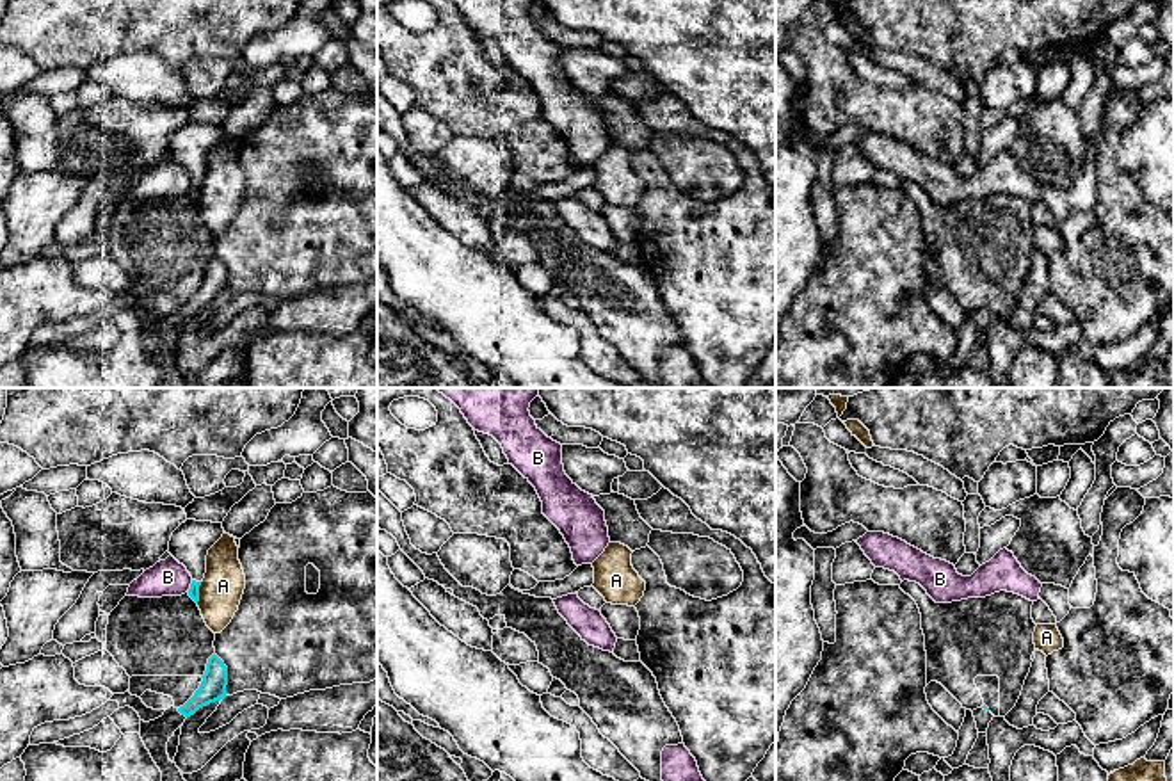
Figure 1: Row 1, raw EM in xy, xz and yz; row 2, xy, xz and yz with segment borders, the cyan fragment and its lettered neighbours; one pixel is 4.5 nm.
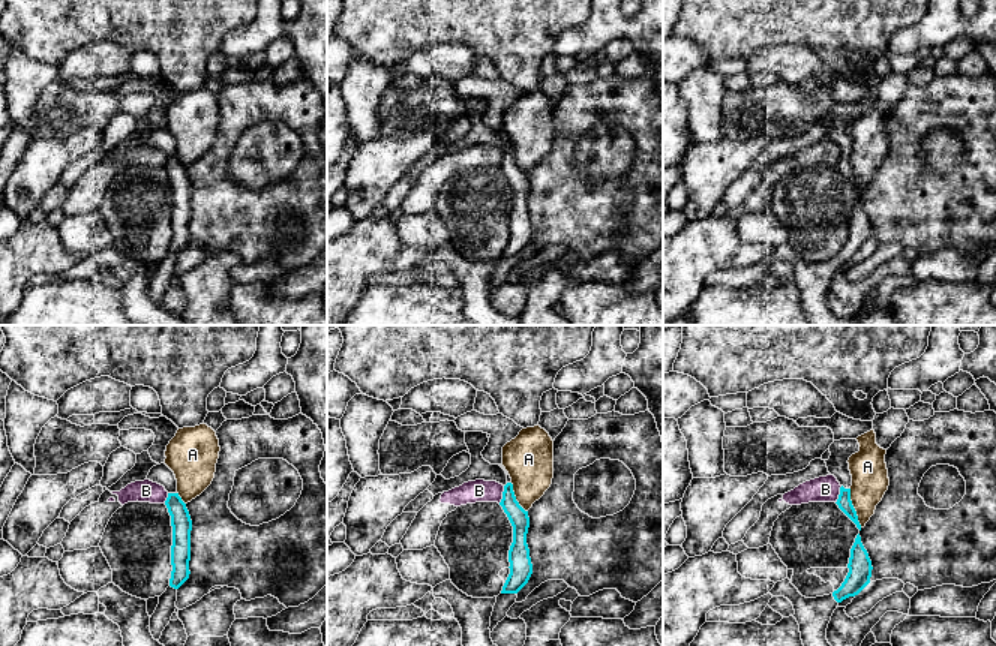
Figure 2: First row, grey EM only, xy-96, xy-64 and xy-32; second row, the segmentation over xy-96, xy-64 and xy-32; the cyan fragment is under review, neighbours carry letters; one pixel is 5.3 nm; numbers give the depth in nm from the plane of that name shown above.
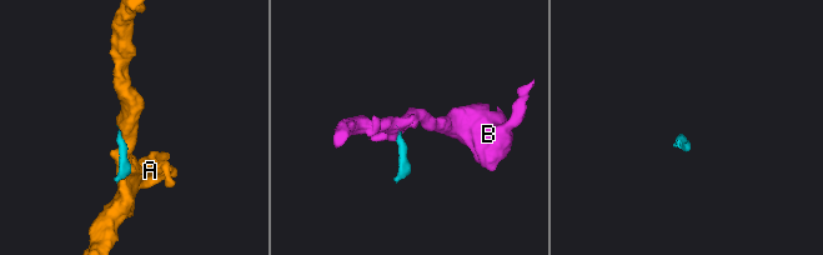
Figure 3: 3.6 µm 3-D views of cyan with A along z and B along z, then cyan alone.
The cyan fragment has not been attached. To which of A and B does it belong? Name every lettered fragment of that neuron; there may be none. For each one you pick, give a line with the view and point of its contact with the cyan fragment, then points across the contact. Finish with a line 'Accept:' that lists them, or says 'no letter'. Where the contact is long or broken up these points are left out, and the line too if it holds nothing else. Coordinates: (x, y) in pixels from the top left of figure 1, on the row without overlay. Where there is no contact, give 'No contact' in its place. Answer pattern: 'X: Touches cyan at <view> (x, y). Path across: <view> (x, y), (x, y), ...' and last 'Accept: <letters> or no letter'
Accept: no letter

